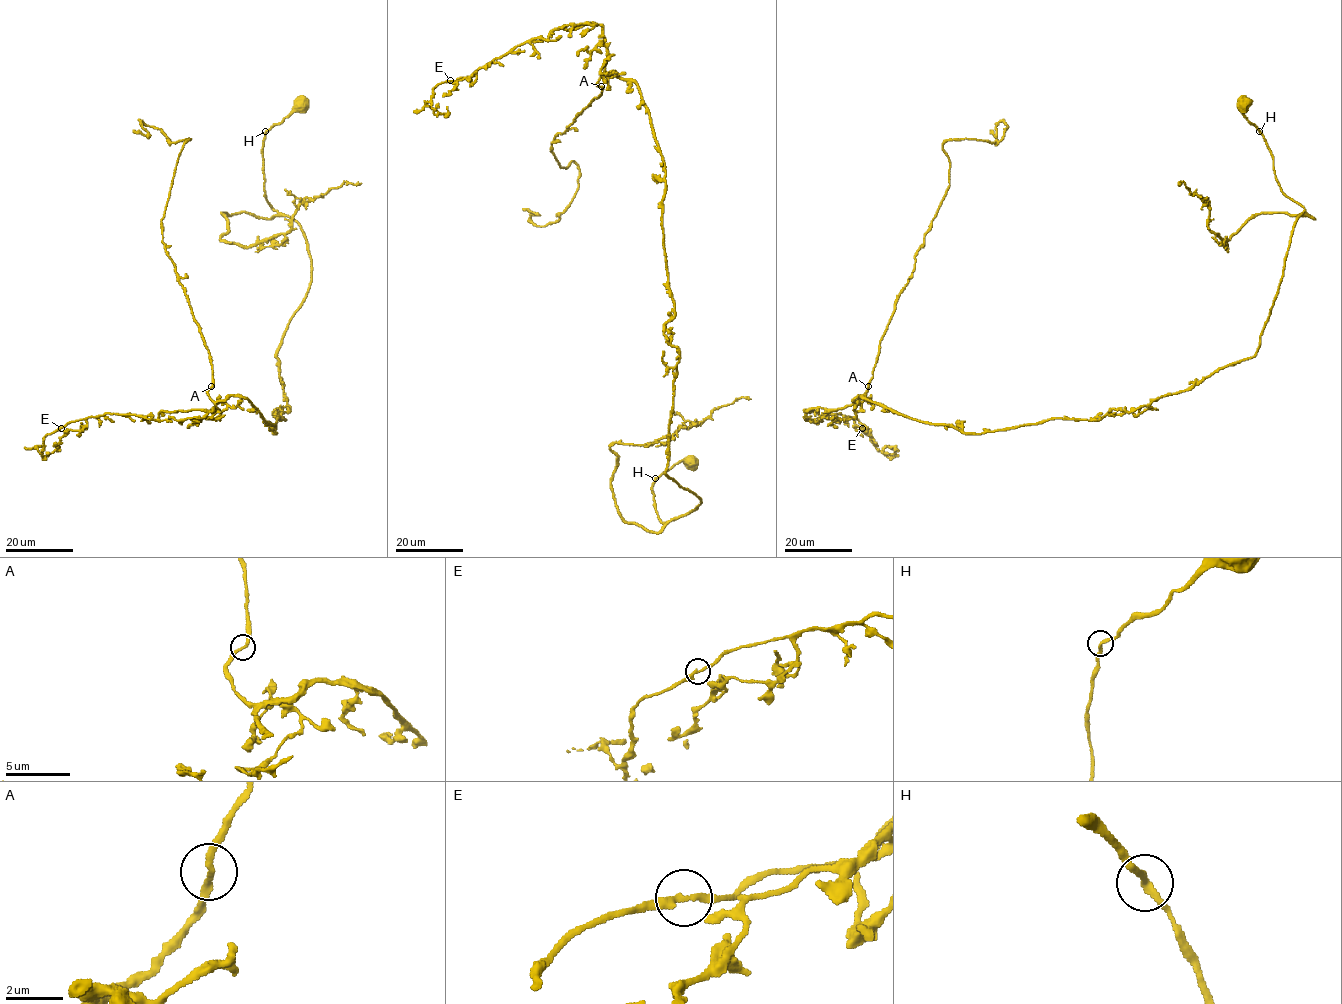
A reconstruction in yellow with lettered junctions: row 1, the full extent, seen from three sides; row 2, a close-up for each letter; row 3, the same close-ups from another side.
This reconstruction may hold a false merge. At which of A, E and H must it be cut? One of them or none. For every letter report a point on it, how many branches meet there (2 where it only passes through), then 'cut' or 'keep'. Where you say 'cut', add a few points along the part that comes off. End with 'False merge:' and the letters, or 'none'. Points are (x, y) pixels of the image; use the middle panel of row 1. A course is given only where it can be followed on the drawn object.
A: (601, 86) | 2 | keep
E: (450, 80) | 2 | keep
H: (655, 478) | 2 | keep
False merge: none

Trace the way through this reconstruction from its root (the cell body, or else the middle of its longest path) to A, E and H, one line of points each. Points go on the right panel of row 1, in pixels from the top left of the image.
A: (1243, 103), (1281, 190), (1304, 208), (1254, 356), (1122, 414), (981, 433), (854, 401), (868, 386)
E: (1243, 103), (1281, 190), (1304, 208), (1254, 356), (1098, 420), (963, 433), (862, 395), (804, 410), (862, 428)
H: (1243, 103), (1239, 104), (1242, 113), (1260, 131)

